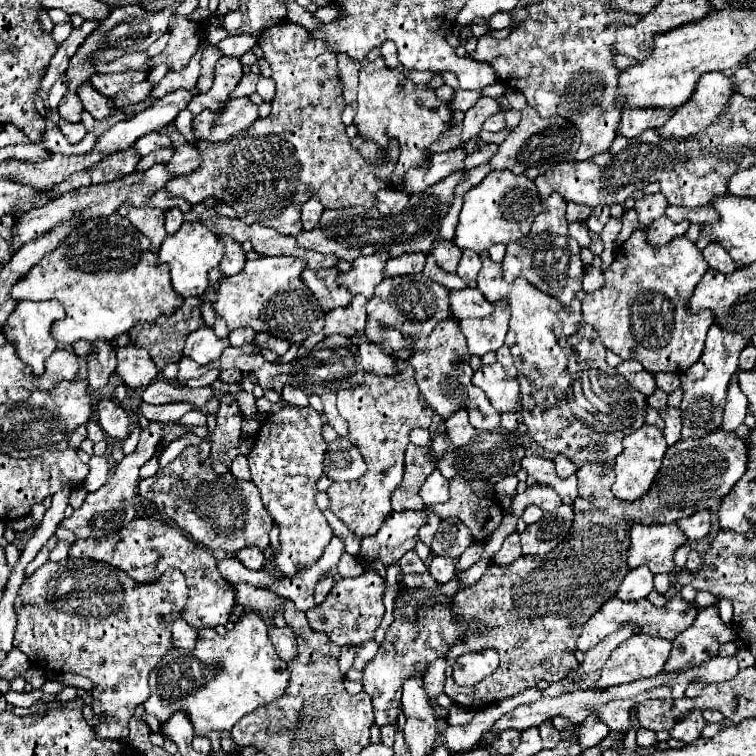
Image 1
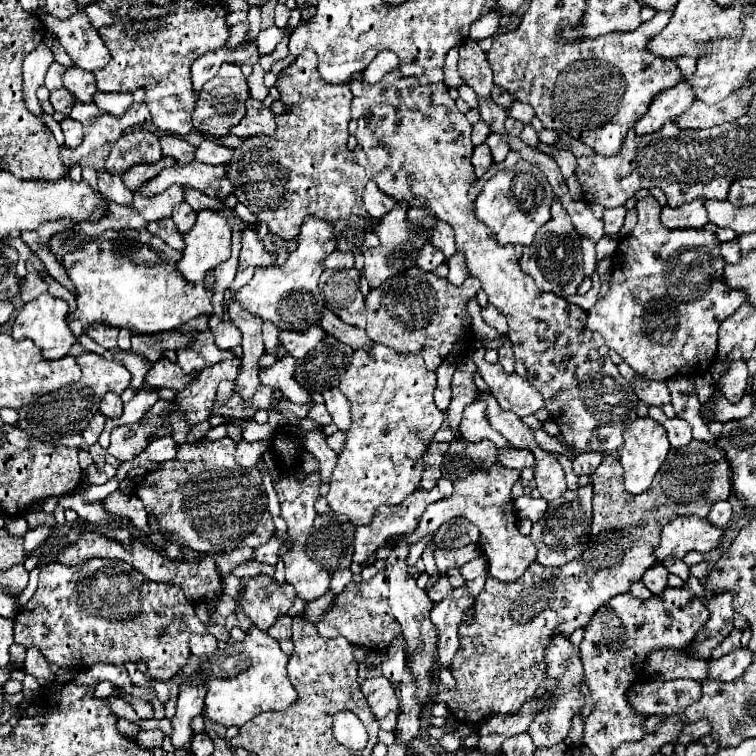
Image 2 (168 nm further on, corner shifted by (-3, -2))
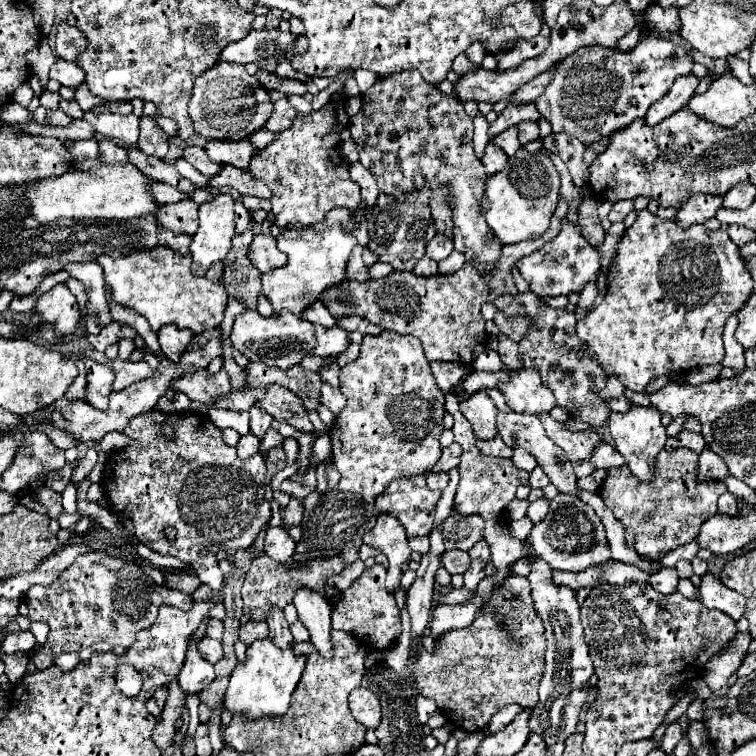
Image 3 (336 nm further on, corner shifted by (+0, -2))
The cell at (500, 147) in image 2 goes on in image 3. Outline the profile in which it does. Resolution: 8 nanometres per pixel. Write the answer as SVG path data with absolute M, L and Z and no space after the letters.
M509 127L509 129L505 129L503 133L495 135L495 137L493 137L493 143L495 143L497 147L501 147L509 157L513 157L513 155L517 153L517 149L521 147L521 143L519 143L519 139L517 139L517 127Z

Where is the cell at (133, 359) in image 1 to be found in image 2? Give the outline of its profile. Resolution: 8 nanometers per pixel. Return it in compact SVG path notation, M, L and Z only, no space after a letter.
M158 359L150 371L146 373L146 385L154 387L154 389L162 389L162 387L170 387L170 389L184 389L186 383L190 383L194 379L194 375L186 375L182 373L182 369L176 363L170 363L168 359Z

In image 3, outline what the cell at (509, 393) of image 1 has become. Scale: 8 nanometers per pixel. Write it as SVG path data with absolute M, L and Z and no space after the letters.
M521 369L509 383L499 385L499 391L505 395L507 405L517 413L549 413L557 403L553 391L543 385L539 371Z

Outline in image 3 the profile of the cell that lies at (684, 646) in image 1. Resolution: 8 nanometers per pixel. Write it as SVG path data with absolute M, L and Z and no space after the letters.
M705 573L699 585L701 603L709 609L719 609L727 613L731 619L741 619L745 609L745 599L737 591L725 587L713 573Z

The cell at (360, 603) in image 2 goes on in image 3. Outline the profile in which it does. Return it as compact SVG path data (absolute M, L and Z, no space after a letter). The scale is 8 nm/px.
M375 563L373 567L367 567L361 577L357 577L353 585L341 593L339 603L333 605L331 627L351 633L369 651L389 649L401 635L399 607L395 603L395 597L385 587L385 573L387 571L383 565Z

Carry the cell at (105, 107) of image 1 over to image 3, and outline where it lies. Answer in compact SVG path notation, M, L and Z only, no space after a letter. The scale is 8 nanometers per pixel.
M57 59L55 65L51 67L51 79L59 81L63 87L79 87L85 81L85 73L73 63L73 61L63 61Z

